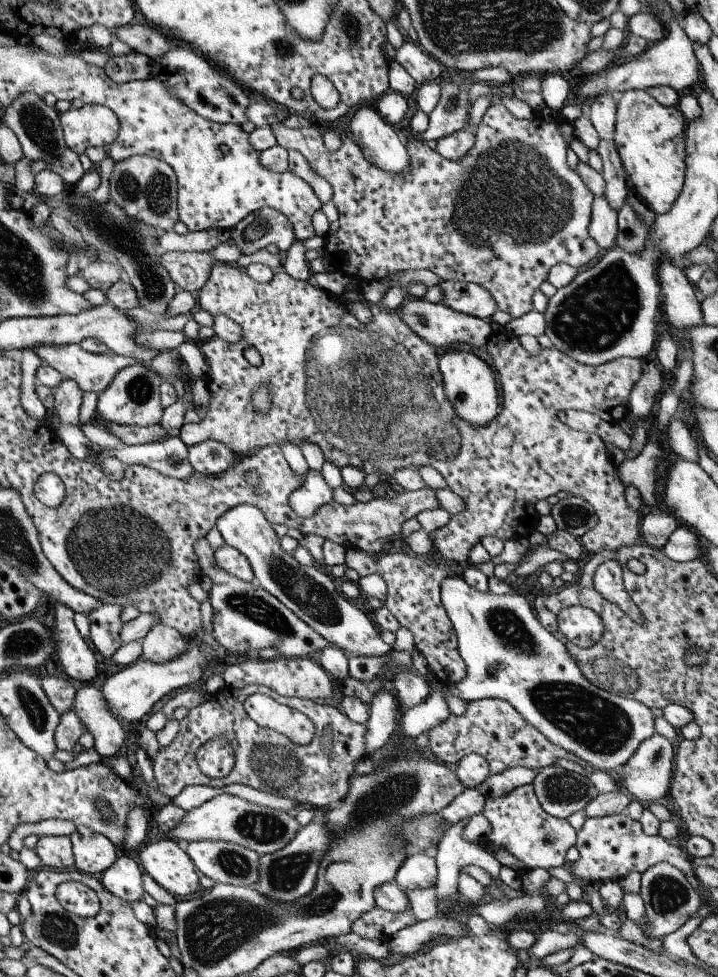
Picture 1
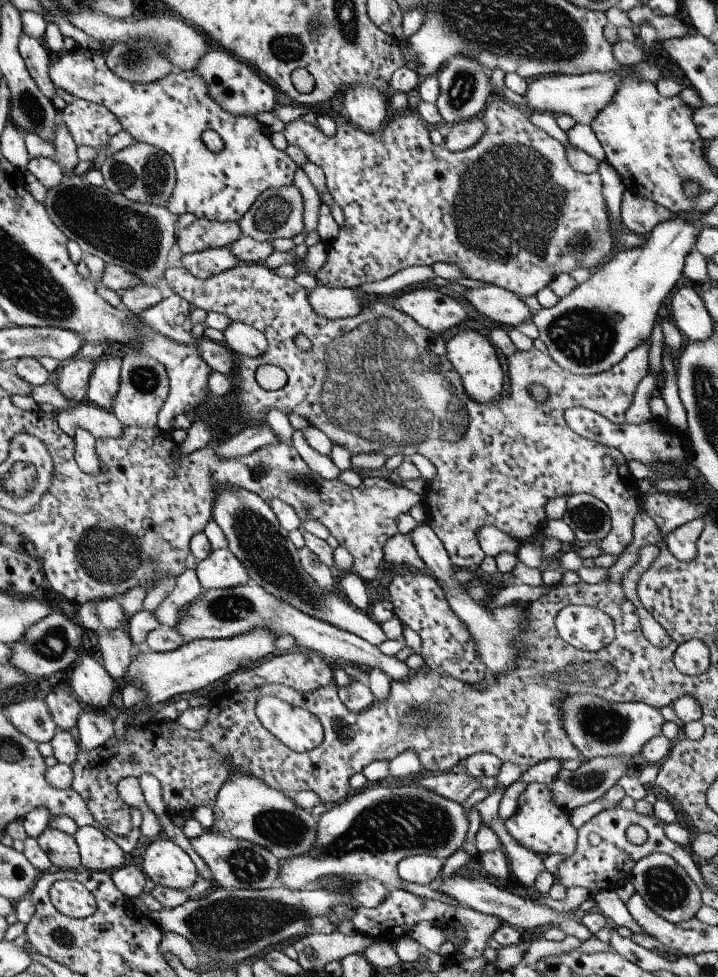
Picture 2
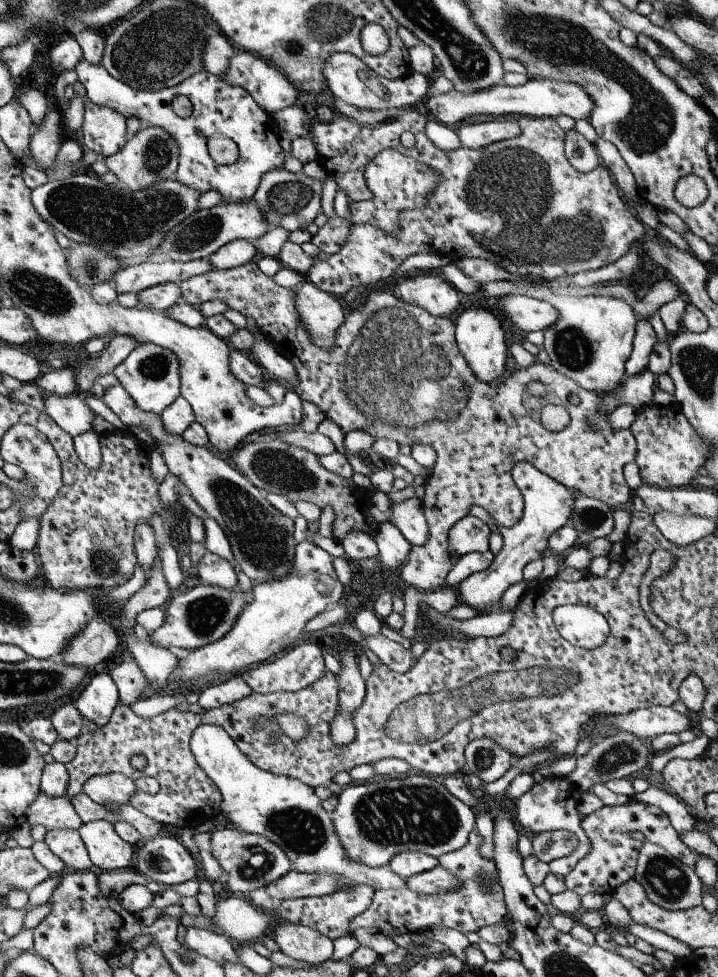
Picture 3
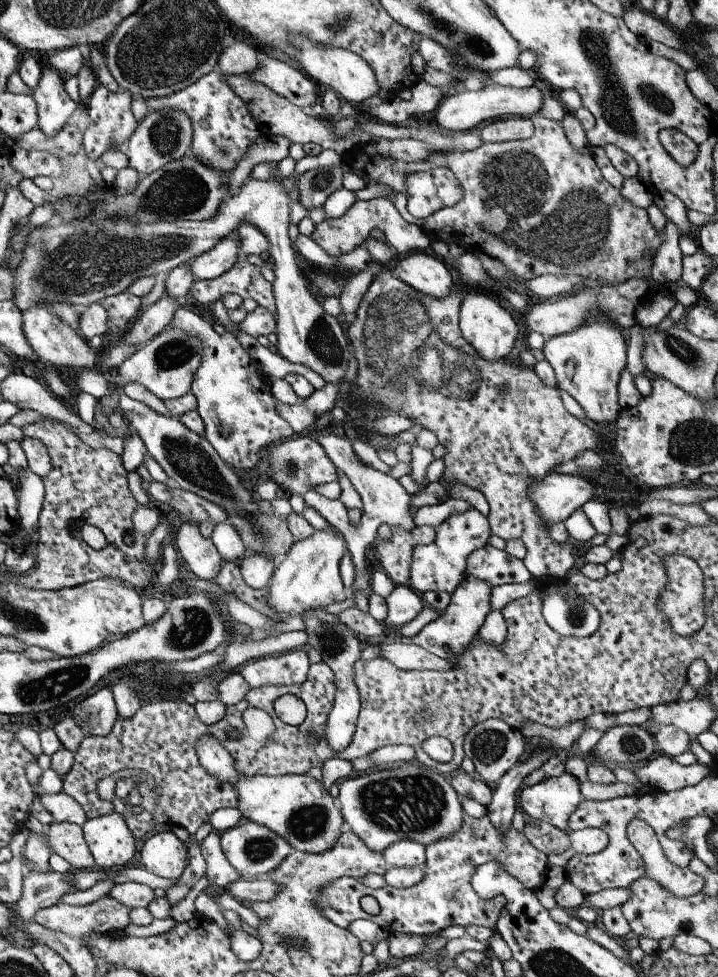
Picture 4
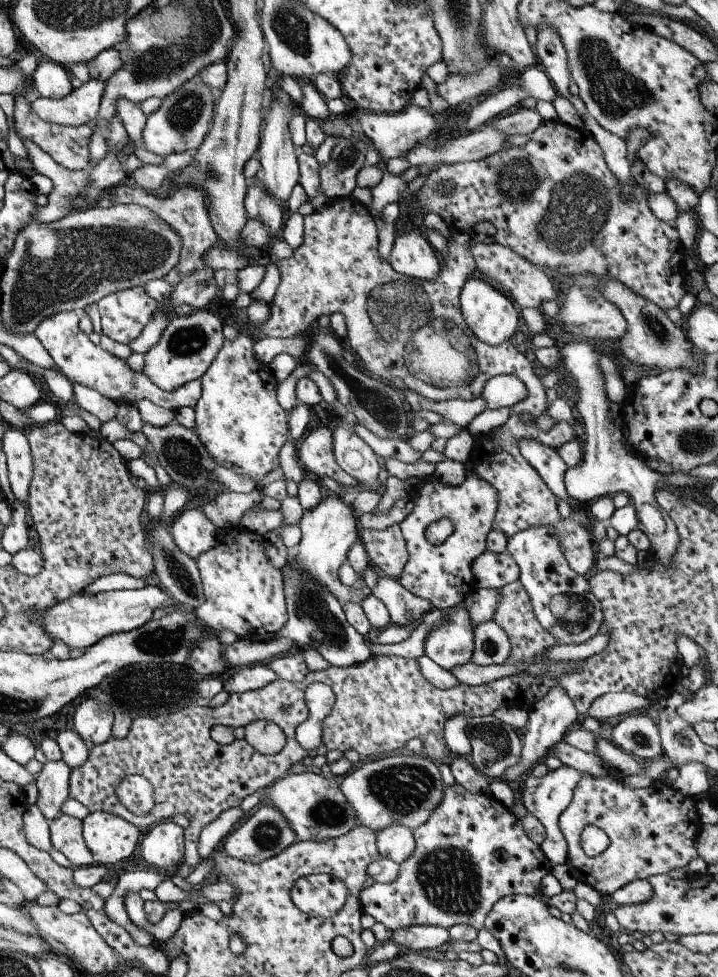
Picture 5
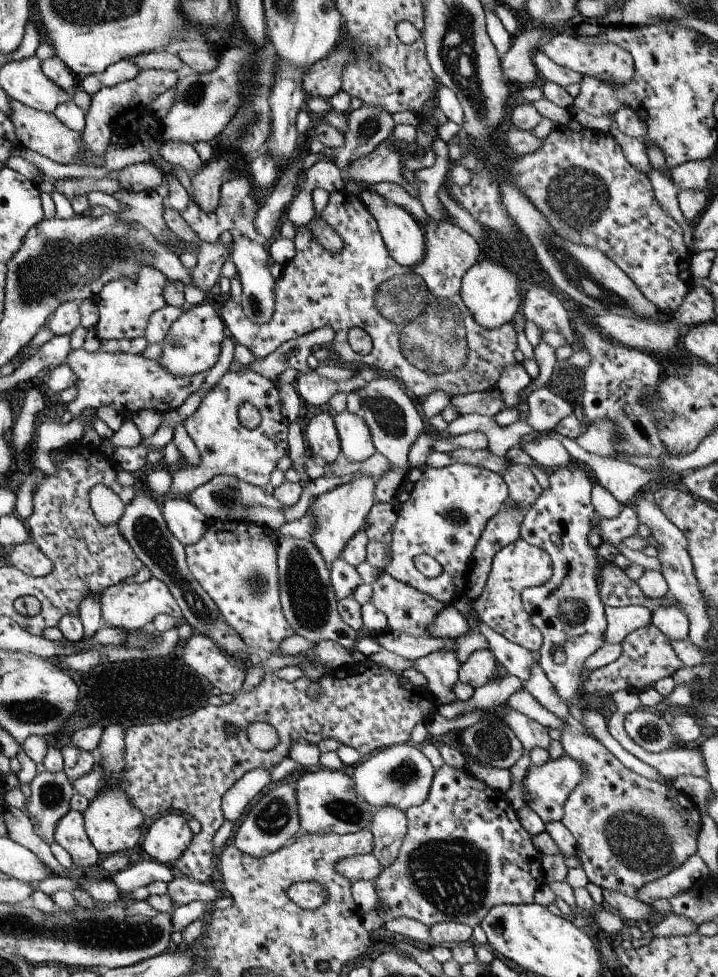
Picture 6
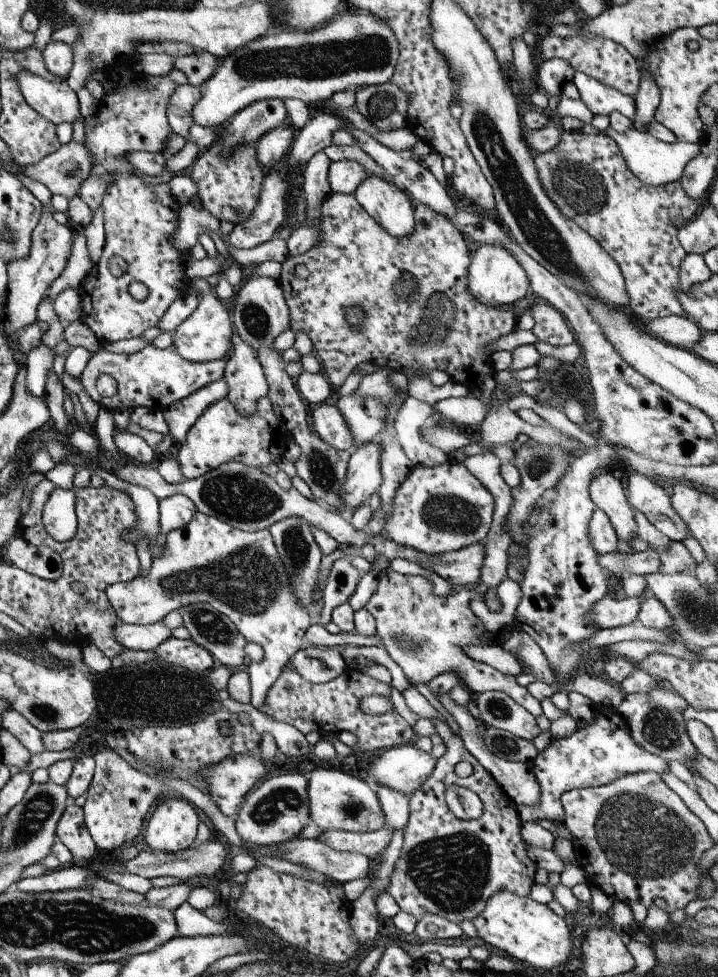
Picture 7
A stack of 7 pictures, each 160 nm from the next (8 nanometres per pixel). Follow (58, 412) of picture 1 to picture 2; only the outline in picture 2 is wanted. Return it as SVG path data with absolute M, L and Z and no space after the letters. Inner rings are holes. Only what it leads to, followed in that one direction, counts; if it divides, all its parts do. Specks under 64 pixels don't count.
M71 359L61 368L57 376L57 390L71 404L85 401L87 381L95 361L89 359Z

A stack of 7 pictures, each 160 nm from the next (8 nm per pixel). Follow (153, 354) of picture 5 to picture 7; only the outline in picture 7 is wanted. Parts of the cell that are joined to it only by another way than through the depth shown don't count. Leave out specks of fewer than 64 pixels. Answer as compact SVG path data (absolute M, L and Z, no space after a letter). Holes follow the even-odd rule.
M191 277L190 286L200 294L201 298L199 298L195 310L173 330L171 348L177 351L181 358L191 362L216 361L226 358L232 348L231 337L233 336L232 320L229 320L228 311L219 303L217 297L211 295L209 291L211 288L204 278Z

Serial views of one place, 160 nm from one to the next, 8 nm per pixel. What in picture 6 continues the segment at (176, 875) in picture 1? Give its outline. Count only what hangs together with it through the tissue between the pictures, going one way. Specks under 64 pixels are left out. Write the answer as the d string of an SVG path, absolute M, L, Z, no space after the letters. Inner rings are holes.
M169 811L167 814L159 815L147 828L141 848L152 858L153 861L161 865L169 865L189 846L192 833L187 827L187 817L179 813Z

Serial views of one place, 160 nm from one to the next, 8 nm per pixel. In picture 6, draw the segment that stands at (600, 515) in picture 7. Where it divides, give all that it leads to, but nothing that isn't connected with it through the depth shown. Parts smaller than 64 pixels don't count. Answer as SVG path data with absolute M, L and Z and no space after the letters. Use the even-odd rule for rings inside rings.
M621 506L620 512L615 518L596 517L598 518L596 522L598 537L612 545L622 542L624 538L635 535L637 525L639 525L636 510L627 506Z

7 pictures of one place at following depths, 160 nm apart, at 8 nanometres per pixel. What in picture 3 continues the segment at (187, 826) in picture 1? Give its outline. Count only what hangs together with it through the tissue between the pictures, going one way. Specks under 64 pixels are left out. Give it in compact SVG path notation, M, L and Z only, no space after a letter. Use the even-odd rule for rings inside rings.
M200 725L193 730L189 740L189 751L195 758L200 771L206 774L208 780L215 784L221 798L218 815L229 820L229 826L241 832L263 836L265 840L273 842L285 854L290 866L298 873L330 873L343 876L351 884L358 884L377 891L379 889L405 889L405 879L394 874L388 866L381 868L367 868L345 858L345 852L333 832L333 824L328 812L321 808L321 800L313 794L313 789L305 786L295 778L279 776L261 771L254 764L250 764L243 753L239 752L231 738L219 727L214 725Z

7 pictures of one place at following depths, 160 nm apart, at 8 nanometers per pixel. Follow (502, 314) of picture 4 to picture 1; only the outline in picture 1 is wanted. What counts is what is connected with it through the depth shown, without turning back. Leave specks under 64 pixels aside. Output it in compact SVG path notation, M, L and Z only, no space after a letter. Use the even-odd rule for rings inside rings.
M465 350L445 352L438 359L438 369L442 376L442 385L447 400L455 414L472 425L486 425L497 414L497 388L493 368L485 360Z

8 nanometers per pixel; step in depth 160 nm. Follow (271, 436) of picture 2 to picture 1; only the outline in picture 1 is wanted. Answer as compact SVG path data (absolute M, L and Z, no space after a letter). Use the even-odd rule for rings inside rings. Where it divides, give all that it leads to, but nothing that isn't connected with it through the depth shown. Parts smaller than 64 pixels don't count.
M214 440L186 446L186 457L193 472L213 476L227 470L236 458L225 444Z

